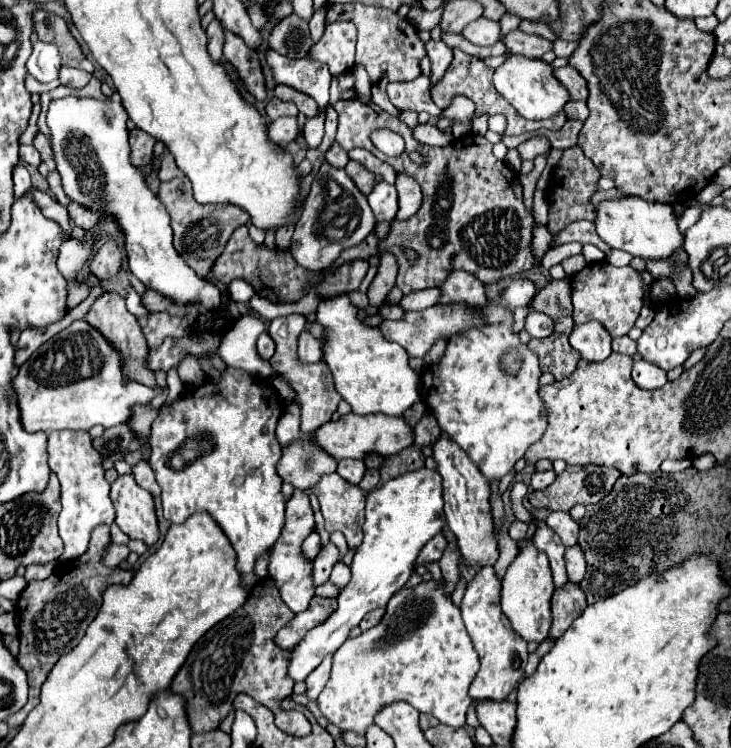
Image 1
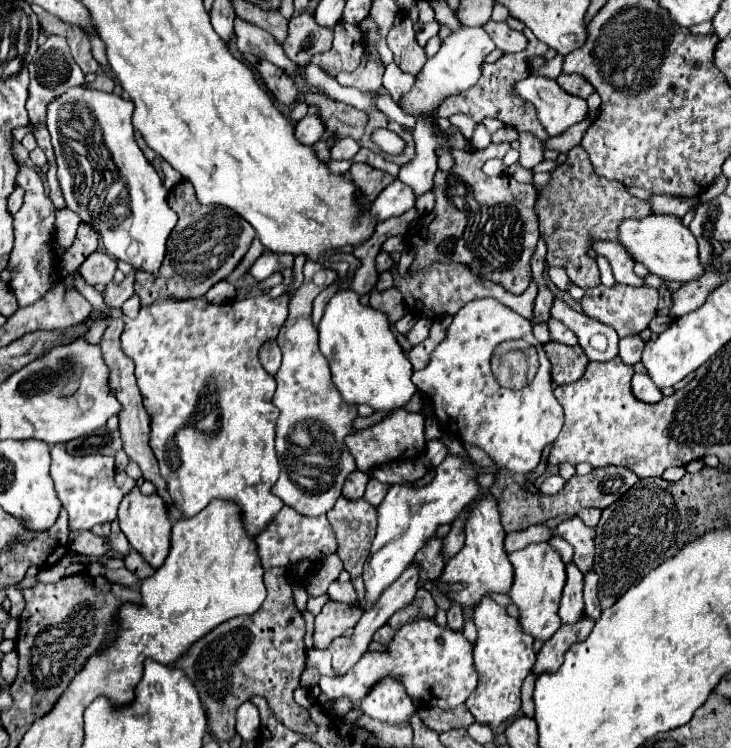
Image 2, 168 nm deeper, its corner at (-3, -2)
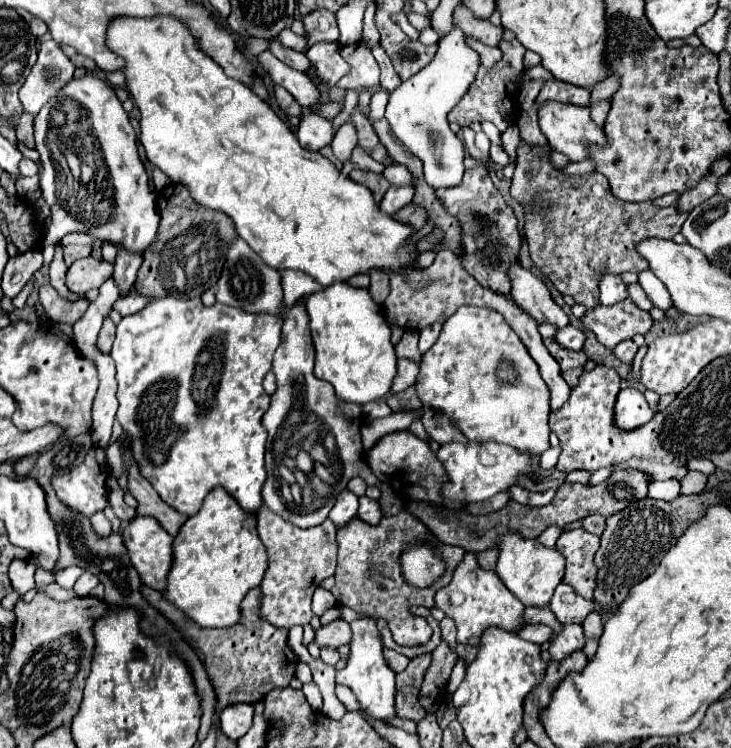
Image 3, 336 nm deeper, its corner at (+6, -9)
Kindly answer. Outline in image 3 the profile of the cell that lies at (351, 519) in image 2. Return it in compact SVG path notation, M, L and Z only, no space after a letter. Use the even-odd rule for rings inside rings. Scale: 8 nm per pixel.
M403 509L397 515L383 517L377 527L369 527L367 523L361 523L361 519L353 519L347 527L337 531L337 543L339 543L339 559L337 559L337 571L335 571L335 587L331 593L335 595L339 605L351 607L353 611L367 613L373 619L393 619L409 615L407 607L411 605L423 605L431 609L433 597L437 593L437 587L447 585L453 577L453 571L463 561L465 551L461 547L453 545L439 545L443 559L447 563L445 575L429 589L415 589L401 579L401 567L399 567L399 553L403 547L407 547L413 541L435 541L433 533L407 509Z

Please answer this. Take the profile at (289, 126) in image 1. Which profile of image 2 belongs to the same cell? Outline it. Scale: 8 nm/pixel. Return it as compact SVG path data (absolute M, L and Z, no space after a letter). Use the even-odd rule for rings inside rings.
M308 114L308 116L304 116L304 118L296 124L294 134L296 134L296 138L298 138L302 144L312 146L314 142L318 142L318 140L322 138L322 134L324 134L324 124L322 124L322 120L318 120L316 114L314 114L314 116Z

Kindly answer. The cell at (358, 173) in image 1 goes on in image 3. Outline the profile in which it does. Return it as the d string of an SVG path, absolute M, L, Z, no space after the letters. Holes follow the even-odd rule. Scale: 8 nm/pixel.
M355 169L355 171L351 171L349 177L353 177L357 183L363 183L365 187L369 187L373 191L377 201L381 201L385 191L389 189L389 181L383 175L377 175L377 173L371 173L371 171L359 171L359 169Z

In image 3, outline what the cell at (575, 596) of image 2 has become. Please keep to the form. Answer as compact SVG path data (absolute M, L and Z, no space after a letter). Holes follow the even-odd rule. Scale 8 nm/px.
M565 625L559 635L551 637L549 653L551 653L553 661L563 661L583 647L585 647L583 629L579 625Z

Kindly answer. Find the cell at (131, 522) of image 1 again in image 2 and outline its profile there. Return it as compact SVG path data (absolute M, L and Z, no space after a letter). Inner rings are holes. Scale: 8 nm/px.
M136 486L124 496L124 500L120 504L120 510L118 510L118 520L120 520L120 530L128 538L130 546L136 552L140 552L142 558L152 568L160 568L162 562L168 556L168 550L170 550L170 528L172 528L172 522L168 520L168 514L166 514L164 500L158 494L144 496L140 492L140 488Z

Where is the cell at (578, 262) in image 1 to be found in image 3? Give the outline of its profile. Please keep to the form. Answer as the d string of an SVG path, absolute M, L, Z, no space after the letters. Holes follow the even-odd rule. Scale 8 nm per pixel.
M525 141L519 143L517 147L517 163L515 163L515 177L511 185L511 195L517 201L531 199L531 195L541 195L541 199L549 201L551 207L545 215L533 215L531 211L525 213L525 231L527 231L527 241L529 241L529 251L531 259L537 265L541 273L545 273L557 291L561 295L571 295L577 303L585 305L587 309L593 309L599 305L599 281L603 275L619 275L625 271L631 273L641 273L649 269L649 263L637 253L637 243L643 239L673 239L679 231L681 225L687 219L687 211L677 211L675 205L671 207L657 207L651 201L643 203L627 203L617 199L611 189L609 181L601 173L591 173L591 175L565 175L561 169L553 167L549 155L551 147L531 147Z

